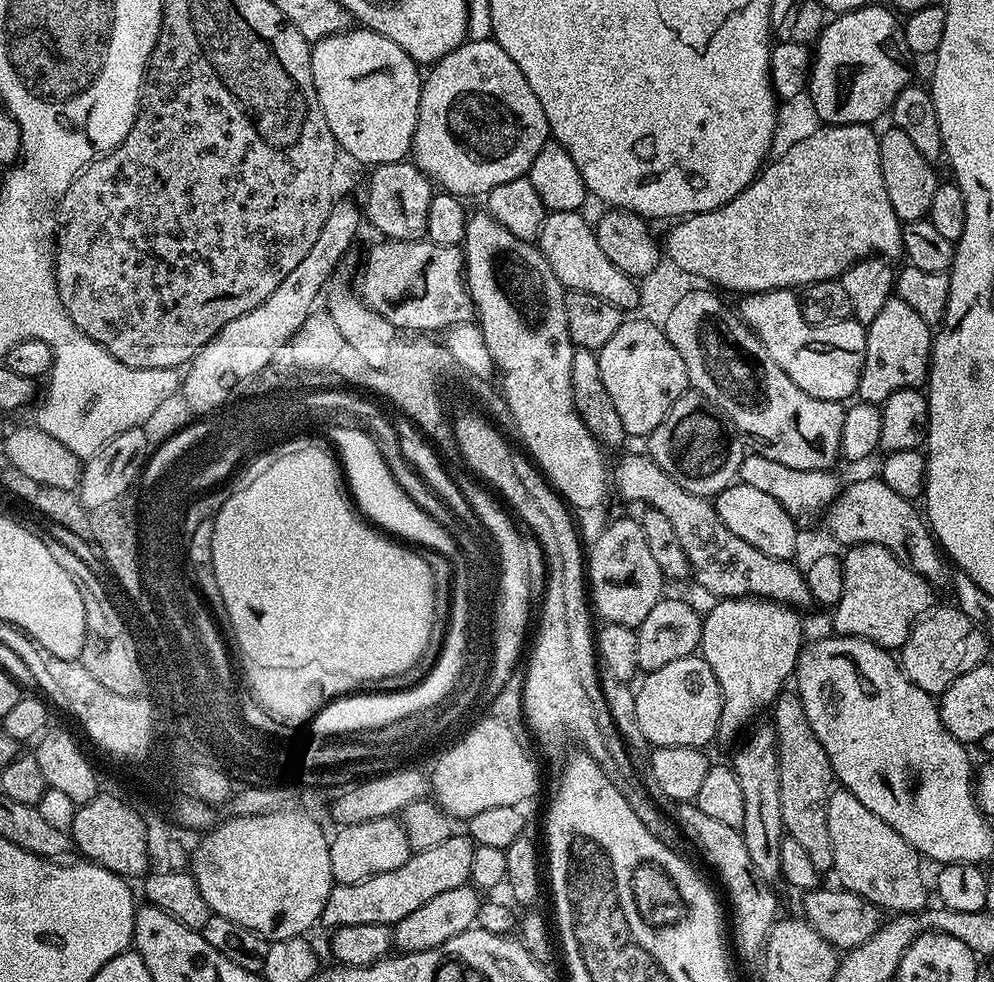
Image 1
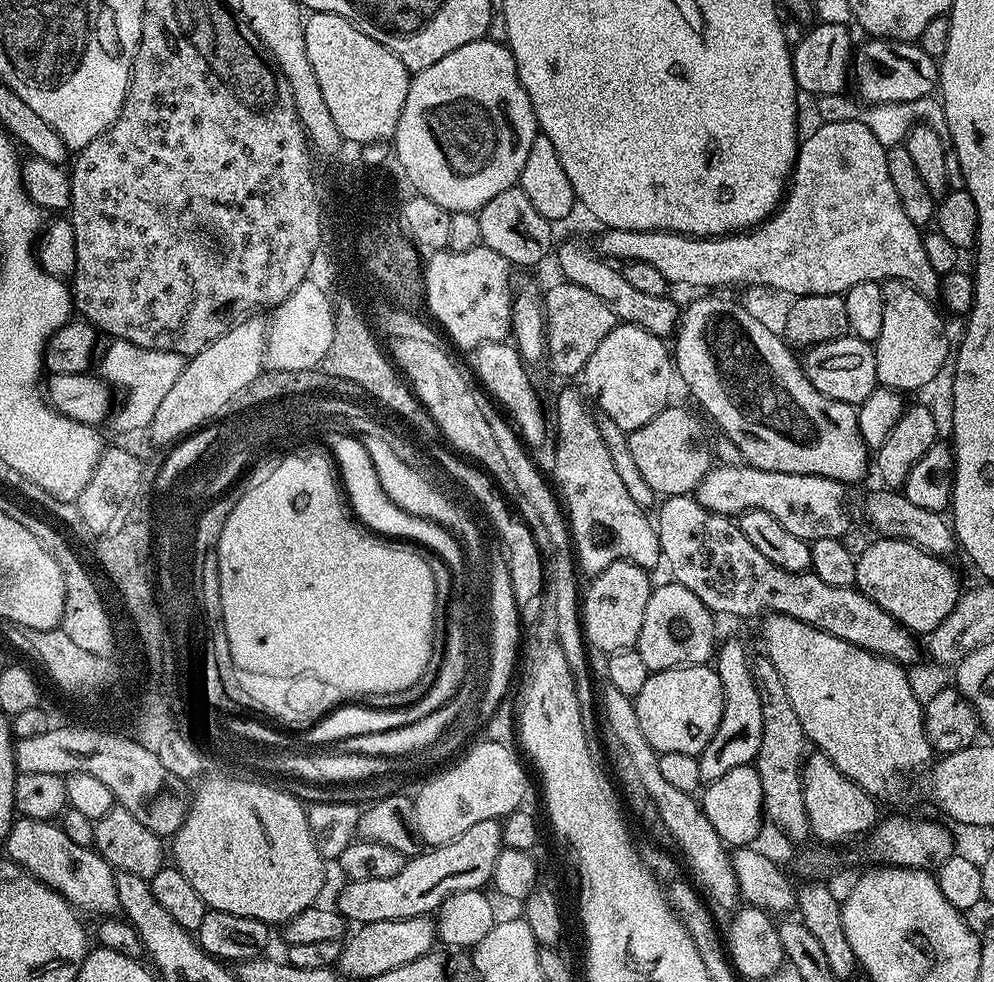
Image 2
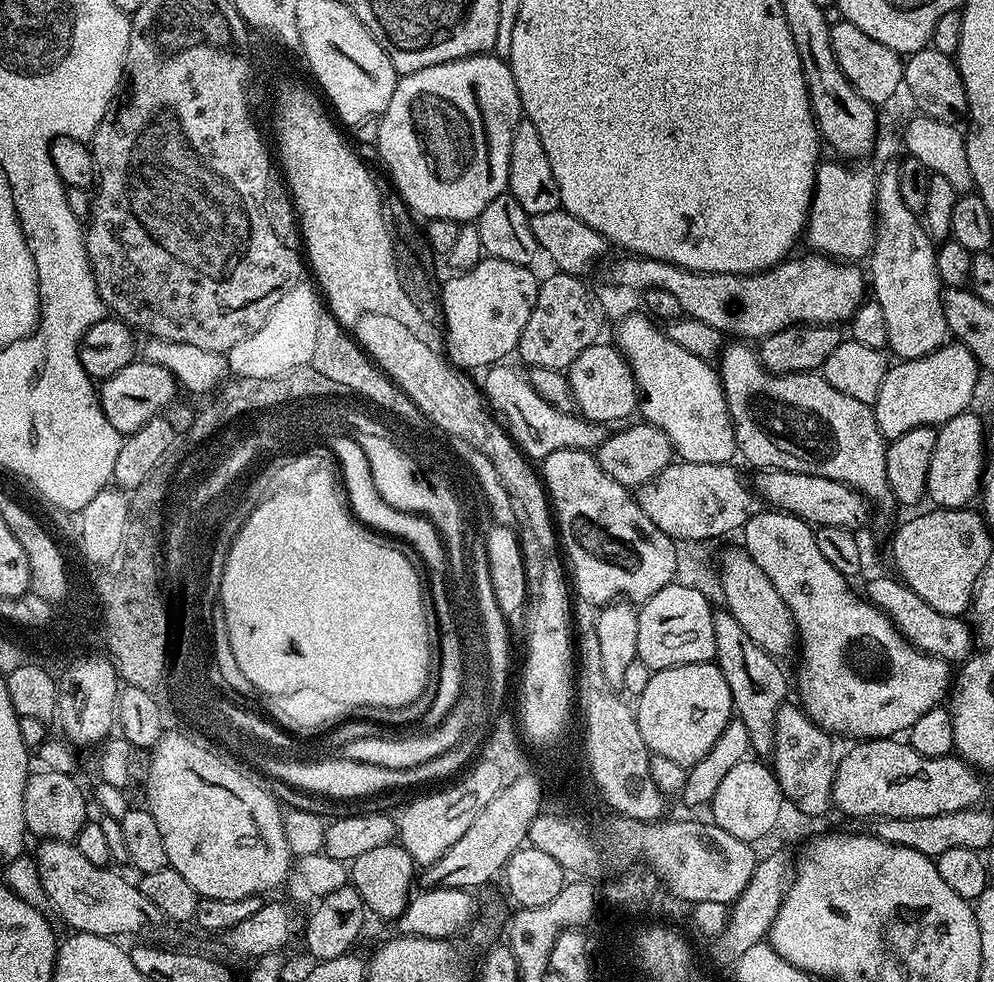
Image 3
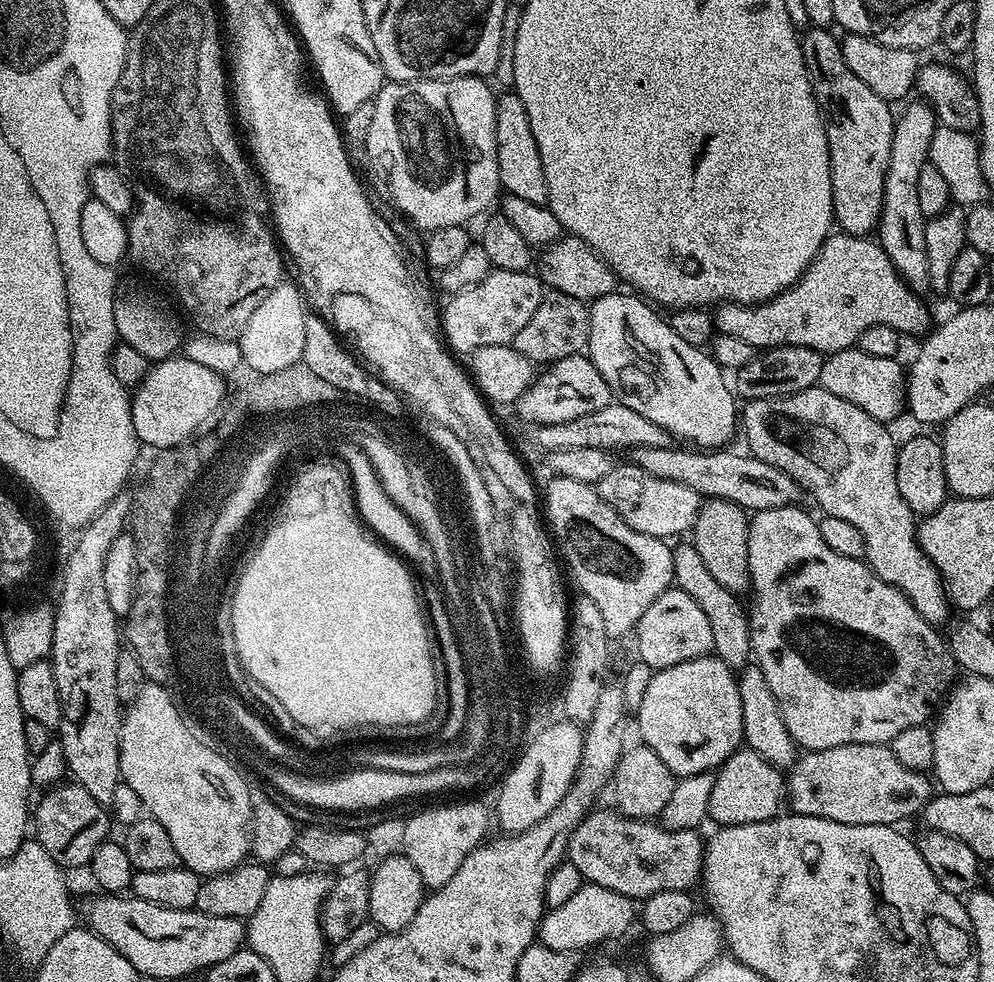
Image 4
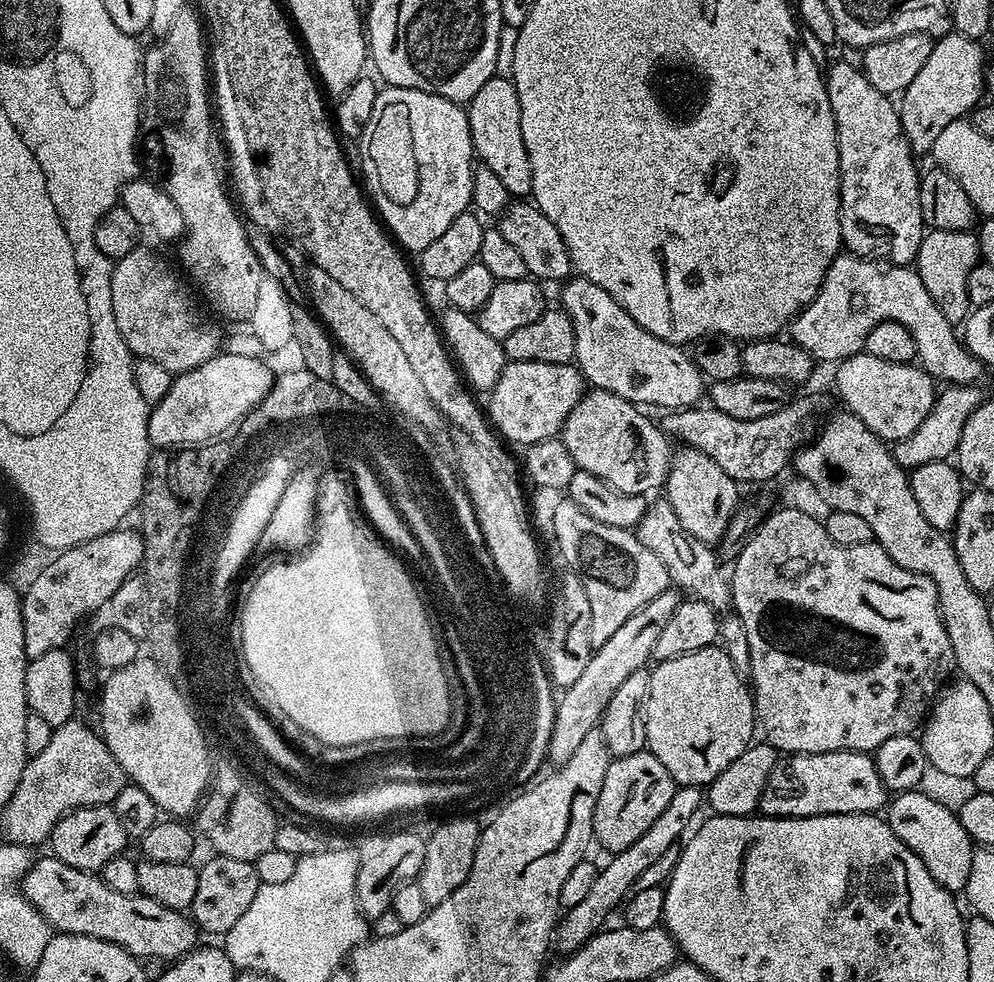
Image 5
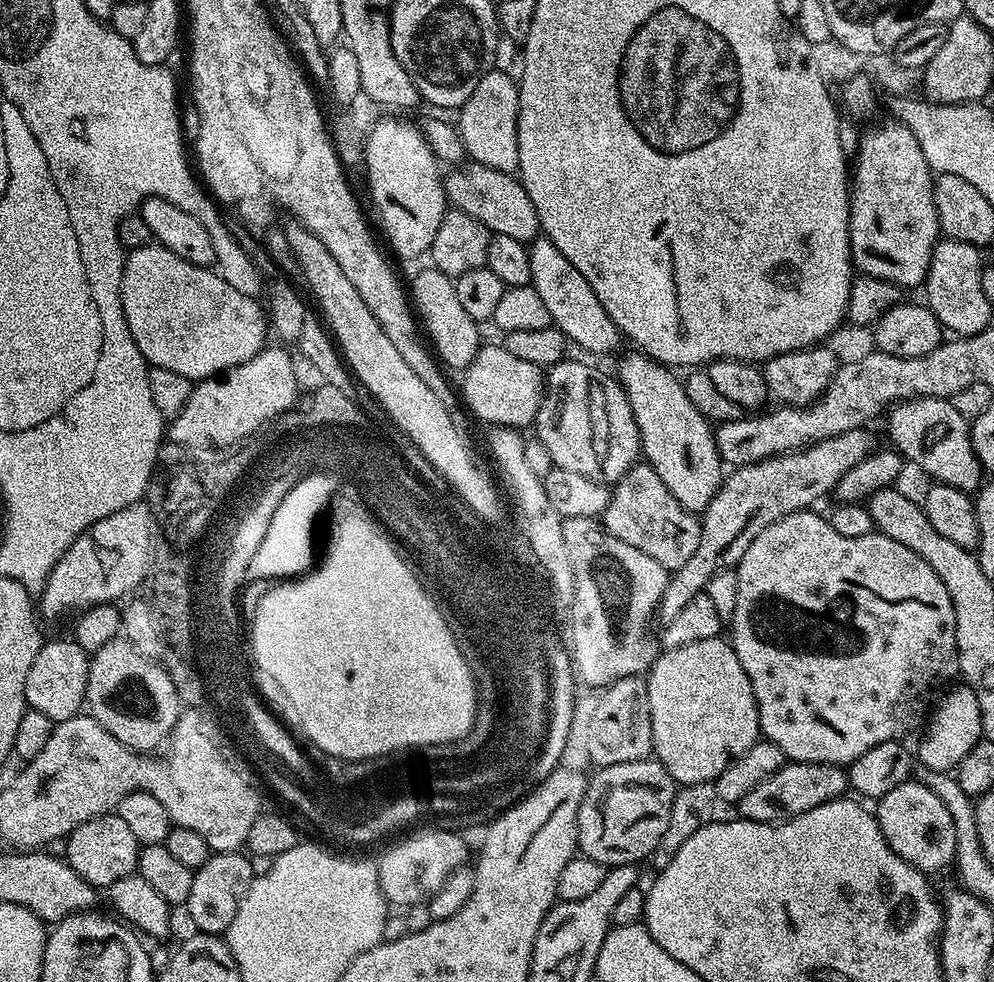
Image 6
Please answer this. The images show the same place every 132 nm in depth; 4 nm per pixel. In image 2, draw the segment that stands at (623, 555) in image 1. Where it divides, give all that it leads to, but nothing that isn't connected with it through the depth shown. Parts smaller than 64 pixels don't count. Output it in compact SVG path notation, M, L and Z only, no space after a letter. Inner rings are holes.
M619 560L591 577L592 585L582 596L582 627L585 641L593 649L596 647L603 654L635 649L638 634L642 634L646 602L650 602L654 587L654 580L648 576L651 575L636 564Z

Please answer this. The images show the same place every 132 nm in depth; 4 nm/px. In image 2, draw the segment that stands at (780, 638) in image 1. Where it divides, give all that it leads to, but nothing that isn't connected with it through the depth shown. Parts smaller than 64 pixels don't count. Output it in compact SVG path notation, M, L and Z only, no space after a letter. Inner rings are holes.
M728 640L725 644L723 641L715 653L714 667L722 682L724 705L718 730L714 730L714 738L706 742L698 757L698 770L705 785L723 778L729 770L752 764L758 754L758 746L762 746L762 702L758 698L758 686L752 677L747 646L740 640Z

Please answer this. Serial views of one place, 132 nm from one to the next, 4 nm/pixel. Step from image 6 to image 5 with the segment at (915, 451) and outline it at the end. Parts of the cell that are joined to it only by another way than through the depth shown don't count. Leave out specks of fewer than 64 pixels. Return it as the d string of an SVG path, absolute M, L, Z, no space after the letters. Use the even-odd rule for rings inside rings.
M862 351L849 360L839 361L837 368L840 369L836 372L836 388L848 407L845 409L885 442L914 434L914 430L922 426L926 414L930 414L936 405L937 381L915 363L882 362L882 358L874 358Z

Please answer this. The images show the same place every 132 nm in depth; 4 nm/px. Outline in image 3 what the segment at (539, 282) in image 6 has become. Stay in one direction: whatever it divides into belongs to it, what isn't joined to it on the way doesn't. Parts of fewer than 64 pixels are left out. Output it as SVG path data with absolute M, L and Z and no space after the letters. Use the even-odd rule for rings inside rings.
M640 312L630 313L617 326L614 344L632 368L636 387L640 389L638 408L641 413L644 411L643 419L670 438L673 451L680 460L707 465L731 463L738 449L729 406L717 369L709 361L697 358L690 351L682 349L678 342L668 337L667 331L651 315Z

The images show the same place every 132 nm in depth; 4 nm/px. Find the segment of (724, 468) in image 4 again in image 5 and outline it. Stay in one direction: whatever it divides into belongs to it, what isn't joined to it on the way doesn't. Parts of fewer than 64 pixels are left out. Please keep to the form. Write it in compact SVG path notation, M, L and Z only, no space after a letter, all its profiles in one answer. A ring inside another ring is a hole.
M592 388L585 391L584 397L574 406L574 410L570 410L558 439L564 443L566 450L570 450L570 458L574 458L579 471L594 474L594 478L606 482L622 494L644 496L655 488L663 489L674 455L674 448L668 445L671 444L669 437L660 431L659 423L655 419L651 420L644 412L647 411L631 404L626 398L618 398L618 394Z

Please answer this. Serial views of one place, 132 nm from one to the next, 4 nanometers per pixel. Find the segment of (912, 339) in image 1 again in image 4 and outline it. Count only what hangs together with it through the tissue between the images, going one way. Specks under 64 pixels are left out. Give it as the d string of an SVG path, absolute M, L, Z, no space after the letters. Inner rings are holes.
M923 102L912 104L904 113L897 115L892 129L890 158L884 183L884 201L878 225L878 243L894 262L898 274L911 288L924 290L929 287L928 259L926 258L926 218L922 206L918 206L918 177L922 166L930 163L928 151L934 138L938 121L932 107Z

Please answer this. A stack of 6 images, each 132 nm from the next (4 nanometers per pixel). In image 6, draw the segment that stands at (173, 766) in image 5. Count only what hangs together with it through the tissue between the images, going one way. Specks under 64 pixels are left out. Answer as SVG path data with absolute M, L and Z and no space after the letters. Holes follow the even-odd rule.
M127 638L106 642L106 646L91 653L86 704L90 715L114 734L118 742L145 754L155 753L167 745L182 711L180 696L168 677L167 668L144 657Z

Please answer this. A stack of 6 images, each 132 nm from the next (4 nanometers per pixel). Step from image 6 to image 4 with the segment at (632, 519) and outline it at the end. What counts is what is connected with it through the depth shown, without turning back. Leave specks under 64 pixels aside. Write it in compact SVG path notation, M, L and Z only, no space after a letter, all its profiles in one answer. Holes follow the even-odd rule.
M690 542L675 545L672 548L672 561L674 562L674 574L672 579L675 587L681 588L694 602L698 602L702 614L710 621L710 634L714 637L712 652L723 664L727 664L733 670L740 670L753 659L752 635L748 625L748 608L740 605L741 597L735 592L726 590L726 586L720 586L714 574L706 570L706 562L698 555L698 550Z

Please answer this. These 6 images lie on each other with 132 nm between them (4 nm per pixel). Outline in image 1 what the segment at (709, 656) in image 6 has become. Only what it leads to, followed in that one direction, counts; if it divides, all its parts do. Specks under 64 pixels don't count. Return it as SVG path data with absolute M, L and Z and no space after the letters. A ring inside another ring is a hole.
M693 654L678 658L678 662L666 662L666 666L647 673L643 679L634 693L639 729L649 745L704 748L715 741L722 710L720 683L703 658Z

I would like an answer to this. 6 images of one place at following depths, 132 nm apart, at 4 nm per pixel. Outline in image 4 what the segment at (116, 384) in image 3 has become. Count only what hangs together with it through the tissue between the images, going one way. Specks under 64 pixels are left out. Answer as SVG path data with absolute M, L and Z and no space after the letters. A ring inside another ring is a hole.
M177 354L166 360L157 360L151 365L146 378L131 393L132 421L136 431L136 439L141 445L149 444L149 449L172 448L190 435L199 433L209 422L208 419L220 412L224 400L225 377L214 370L206 370L199 362L194 362L189 356Z

